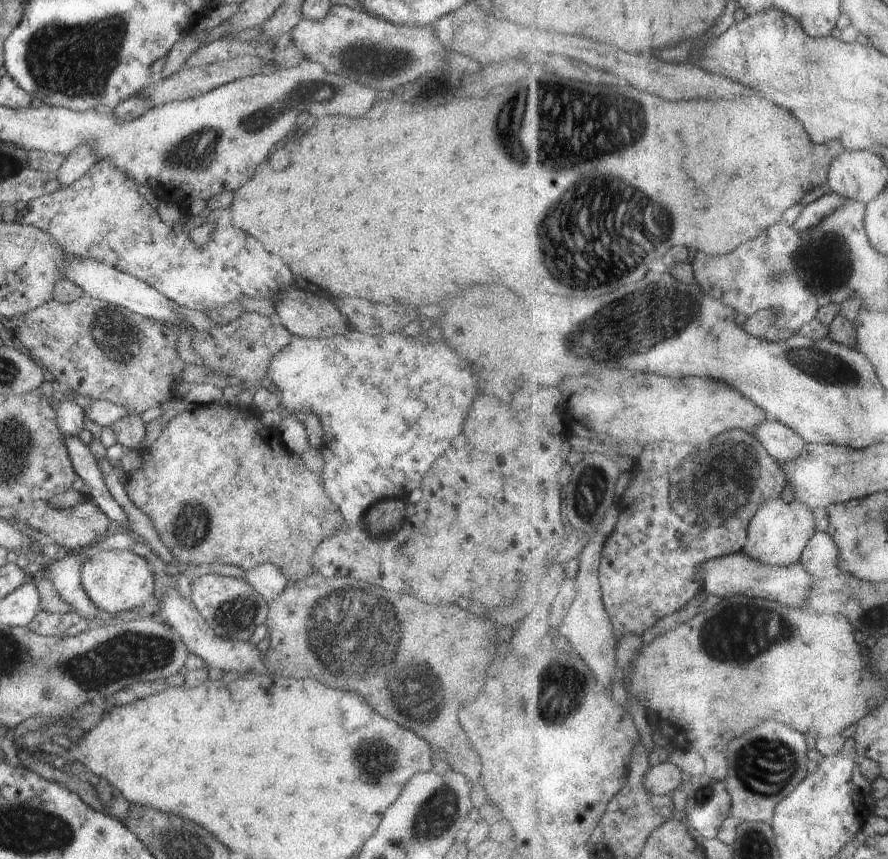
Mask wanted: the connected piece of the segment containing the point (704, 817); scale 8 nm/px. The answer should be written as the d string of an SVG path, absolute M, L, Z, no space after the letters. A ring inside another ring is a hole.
M704 774L692 777L686 792L690 828L708 840L718 839L720 829L733 816L733 798L727 784Z

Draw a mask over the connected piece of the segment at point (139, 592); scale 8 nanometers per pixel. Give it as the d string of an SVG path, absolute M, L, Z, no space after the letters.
M102 550L88 558L81 570L81 584L88 598L105 614L126 612L152 601L155 580L151 564L133 550Z

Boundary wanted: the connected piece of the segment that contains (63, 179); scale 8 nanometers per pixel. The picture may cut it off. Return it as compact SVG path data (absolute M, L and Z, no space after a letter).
M90 146L74 148L59 169L56 170L56 176L58 176L61 188L72 186L72 183L82 178L90 166L94 166L97 161L98 158L96 158L96 154L92 152Z

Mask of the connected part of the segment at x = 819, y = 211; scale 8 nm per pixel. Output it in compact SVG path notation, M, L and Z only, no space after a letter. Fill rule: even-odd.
M828 192L828 195L823 195L816 201L808 204L801 216L797 219L794 227L802 231L811 226L822 224L836 210L840 210L845 203L845 198L840 194Z

